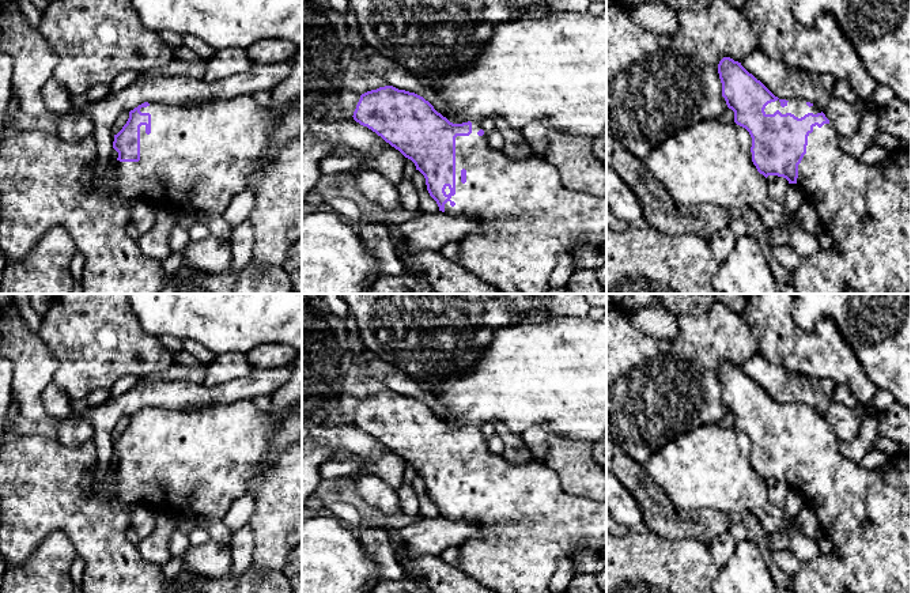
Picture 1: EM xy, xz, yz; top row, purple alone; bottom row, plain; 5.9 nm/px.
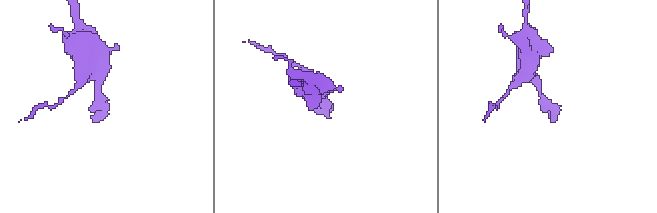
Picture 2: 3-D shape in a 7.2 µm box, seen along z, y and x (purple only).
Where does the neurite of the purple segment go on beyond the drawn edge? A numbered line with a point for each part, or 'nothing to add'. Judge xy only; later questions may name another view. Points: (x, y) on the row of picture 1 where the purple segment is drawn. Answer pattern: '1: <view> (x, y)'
1: xy (196, 158)

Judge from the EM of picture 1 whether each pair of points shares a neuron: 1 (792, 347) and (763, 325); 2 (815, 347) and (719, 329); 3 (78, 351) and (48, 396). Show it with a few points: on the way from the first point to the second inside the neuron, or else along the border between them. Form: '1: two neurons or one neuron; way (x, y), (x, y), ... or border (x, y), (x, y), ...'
1: one neuron; way (785, 343), (770, 329)
2: two neurons; border (740, 314), (756, 340), (759, 354)
3: two neurons; border (52, 382), (71, 400)

